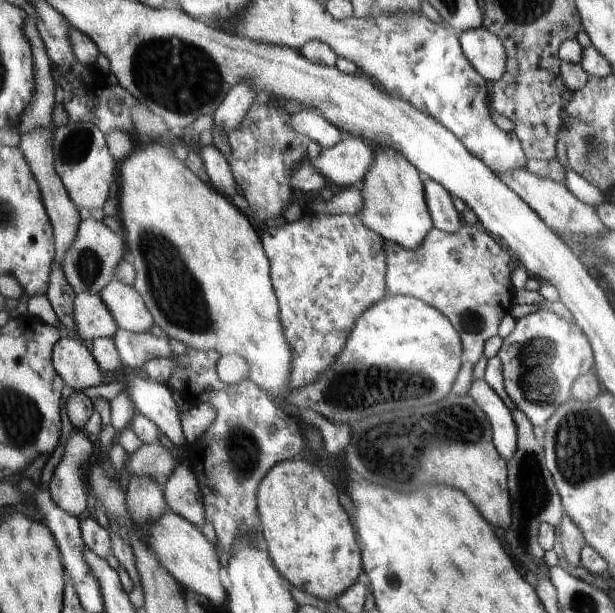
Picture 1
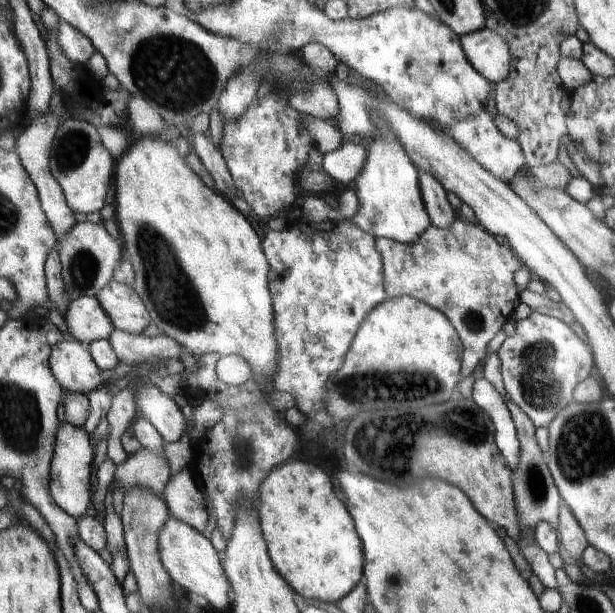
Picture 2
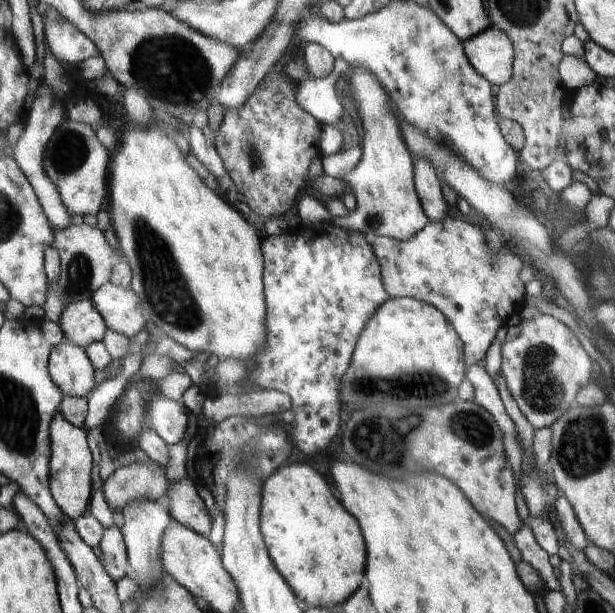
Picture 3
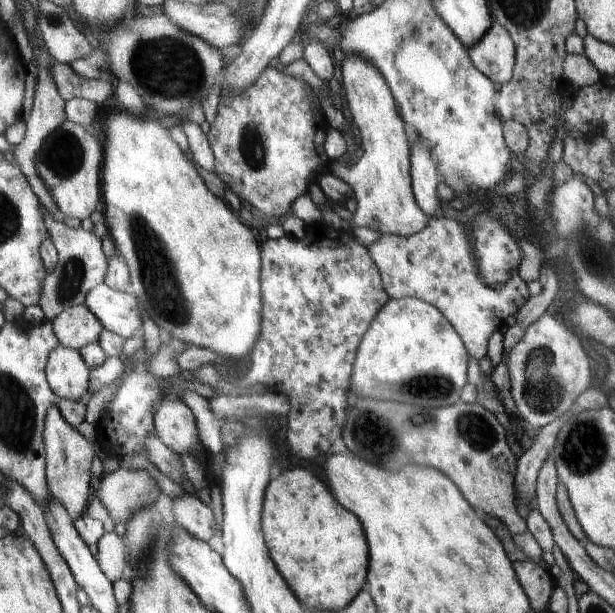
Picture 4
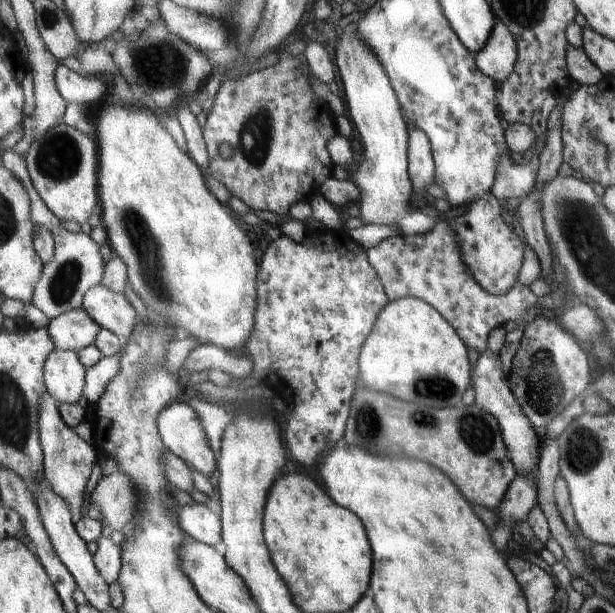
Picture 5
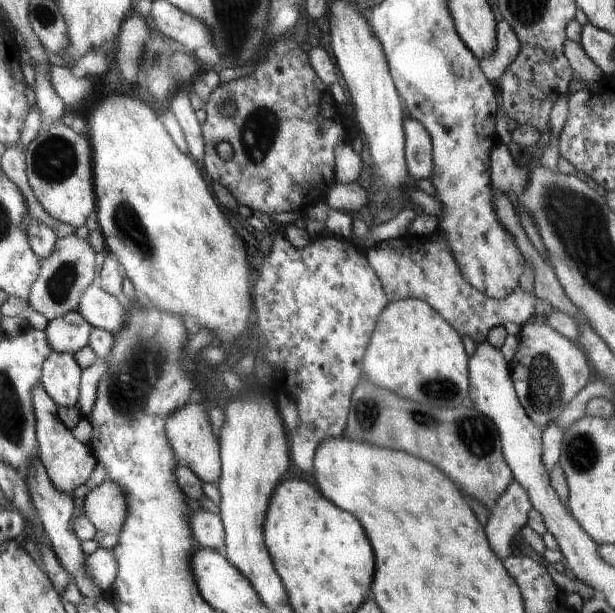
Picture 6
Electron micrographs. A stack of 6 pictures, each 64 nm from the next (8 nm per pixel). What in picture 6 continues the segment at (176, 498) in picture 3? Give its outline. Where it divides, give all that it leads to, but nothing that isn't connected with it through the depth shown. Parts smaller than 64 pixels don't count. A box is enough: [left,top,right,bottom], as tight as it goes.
[192,512,227,550]

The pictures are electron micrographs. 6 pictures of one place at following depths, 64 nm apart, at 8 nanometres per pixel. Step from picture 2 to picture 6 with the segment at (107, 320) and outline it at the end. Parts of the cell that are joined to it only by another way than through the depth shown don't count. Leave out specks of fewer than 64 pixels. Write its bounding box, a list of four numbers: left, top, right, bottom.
[46,311,95,354]

